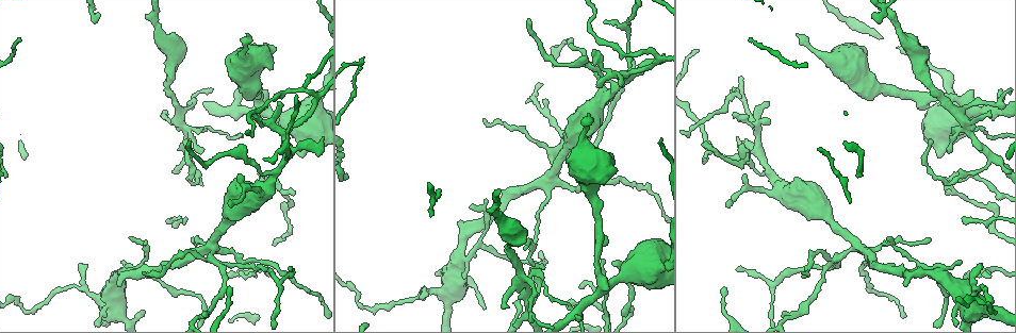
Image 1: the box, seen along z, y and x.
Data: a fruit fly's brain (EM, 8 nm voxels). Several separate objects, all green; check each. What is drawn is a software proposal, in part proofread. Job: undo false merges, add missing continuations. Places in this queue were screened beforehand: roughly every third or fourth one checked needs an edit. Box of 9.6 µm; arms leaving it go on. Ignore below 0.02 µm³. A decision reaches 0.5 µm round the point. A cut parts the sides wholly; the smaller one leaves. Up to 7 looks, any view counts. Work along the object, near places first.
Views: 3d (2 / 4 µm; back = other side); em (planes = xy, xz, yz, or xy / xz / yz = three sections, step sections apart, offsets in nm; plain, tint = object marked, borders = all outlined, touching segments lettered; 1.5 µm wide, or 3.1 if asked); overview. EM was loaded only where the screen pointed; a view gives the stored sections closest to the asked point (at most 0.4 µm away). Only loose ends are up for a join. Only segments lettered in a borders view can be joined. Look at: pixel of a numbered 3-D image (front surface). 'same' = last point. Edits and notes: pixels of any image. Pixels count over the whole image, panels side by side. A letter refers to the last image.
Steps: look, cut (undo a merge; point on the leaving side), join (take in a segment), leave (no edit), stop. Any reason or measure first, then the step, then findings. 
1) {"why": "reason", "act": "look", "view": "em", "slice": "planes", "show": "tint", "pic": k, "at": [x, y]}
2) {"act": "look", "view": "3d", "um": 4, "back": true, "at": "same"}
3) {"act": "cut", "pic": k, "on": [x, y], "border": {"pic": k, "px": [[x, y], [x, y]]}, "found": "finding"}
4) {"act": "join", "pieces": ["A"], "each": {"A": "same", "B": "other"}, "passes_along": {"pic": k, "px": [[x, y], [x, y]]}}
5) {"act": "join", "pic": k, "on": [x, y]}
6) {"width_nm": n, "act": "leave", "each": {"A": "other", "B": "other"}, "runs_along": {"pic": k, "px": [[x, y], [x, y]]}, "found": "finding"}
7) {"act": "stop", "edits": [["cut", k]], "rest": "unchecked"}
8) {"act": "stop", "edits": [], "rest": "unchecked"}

{"act": "look", "view": "em", "slice": "planes", "show": "borders", "pic": 1, "at": [733, 116]}

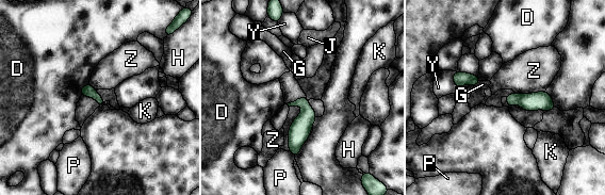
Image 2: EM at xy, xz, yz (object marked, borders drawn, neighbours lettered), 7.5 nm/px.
{"act": "leave", "each": {"D": "other", "G": "other", "H": "other", "J": "other", "K": "other", "P": "other", "Y": "other", "Z": "other"}, "border": {"pic": 2, "px": [[544, 91], [521, 94]]}, "found": "none of them fits"}

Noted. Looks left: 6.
{"why": "free end", "act": "look", "view": "3d", "um": 4, "pic": 1, "at": [798, 34]}

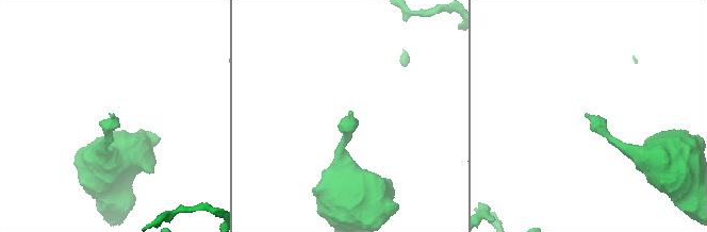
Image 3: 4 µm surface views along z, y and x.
{"why": "now the EM", "act": "look", "view": "em", "slice": "planes", "show": "borders", "pic": 3, "at": [586, 113]}

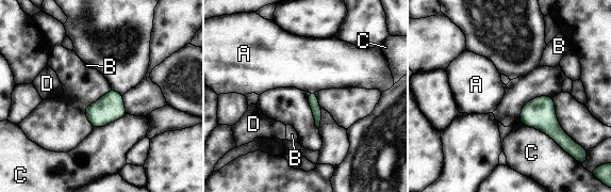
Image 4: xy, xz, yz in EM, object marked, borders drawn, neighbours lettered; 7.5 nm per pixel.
{"act": "leave", "each": {"A": "other", "B": "other", "C": "other", "D": "other"}, "border": {"pic": 4, "px": [[314, 92], [310, 93]]}, "found": "none of them fits"}

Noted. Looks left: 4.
{"act": "look", "view": "3d", "um": 2, "back": true, "pic": 1, "at": [502, 307]}

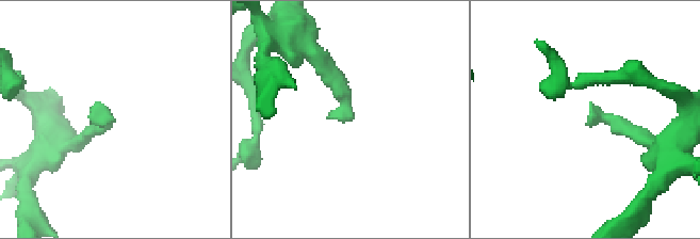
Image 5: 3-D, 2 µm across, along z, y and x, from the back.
{"act": "look", "view": "em", "slice": "planes", "show": "tint", "pic": 5, "at": [595, 121]}

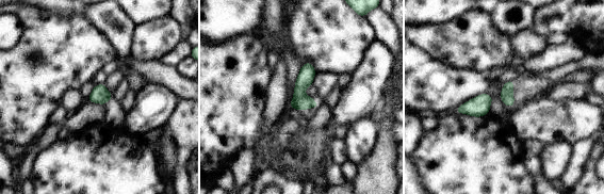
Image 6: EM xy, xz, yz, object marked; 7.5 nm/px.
{"why": "what lies round it", "act": "look", "view": "em", "slice": "planes", "show": "borders", "at": "same"}

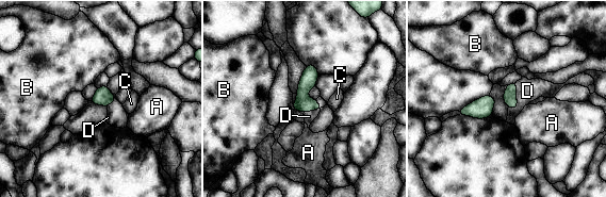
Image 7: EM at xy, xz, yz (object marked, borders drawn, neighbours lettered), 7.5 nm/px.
{"width_nm": 100, "act": "join", "pieces": ["D"], "each": {"A": "other", "B": "other", "C": "other", "D": "same"}, "passes_along": {"pic": 7, "px": [[510, 94], [516, 97], [527, 91]]}, "found": "the neuron continues"}

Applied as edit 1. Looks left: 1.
{"act": "stop", "edits": [["join", 7]], "rest": "unchecked"}

